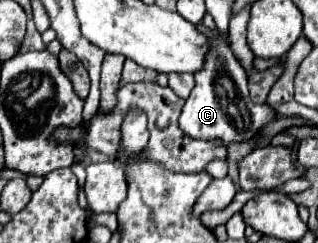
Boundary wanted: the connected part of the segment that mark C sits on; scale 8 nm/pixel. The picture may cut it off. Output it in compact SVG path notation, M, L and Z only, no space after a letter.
M217 32L211 38L211 58L207 58L207 62L203 62L203 70L195 74L195 88L191 90L191 96L187 98L187 104L179 116L181 130L191 138L219 138L225 146L231 142L249 140L259 132L259 128L277 120L277 112L271 106L259 106L251 102L247 90L247 74L239 60L233 56L227 36L227 32Z

